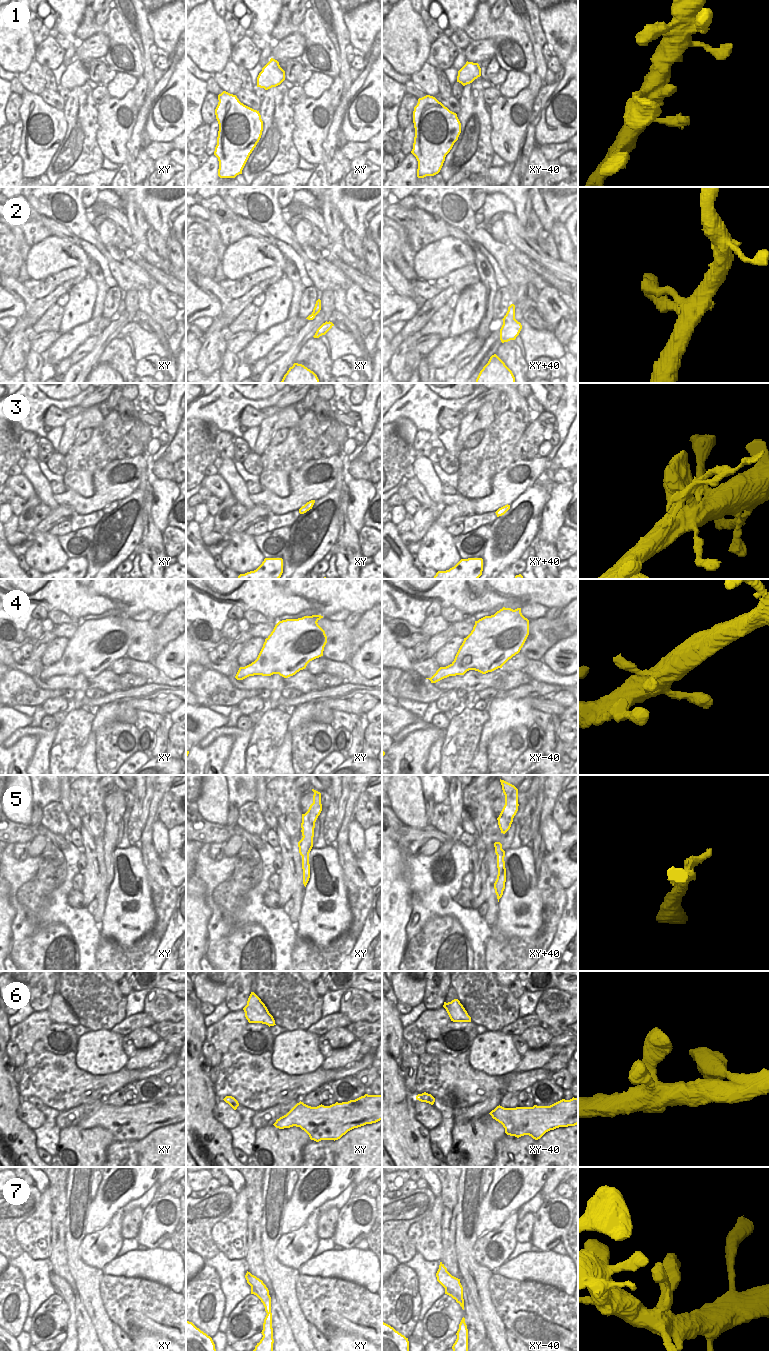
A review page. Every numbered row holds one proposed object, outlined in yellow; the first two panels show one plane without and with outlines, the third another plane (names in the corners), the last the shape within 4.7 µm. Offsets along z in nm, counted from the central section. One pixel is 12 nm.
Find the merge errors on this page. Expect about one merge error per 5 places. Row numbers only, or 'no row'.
3

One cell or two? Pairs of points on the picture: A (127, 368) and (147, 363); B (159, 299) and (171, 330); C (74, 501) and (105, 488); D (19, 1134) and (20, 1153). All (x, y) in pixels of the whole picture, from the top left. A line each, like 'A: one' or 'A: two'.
A: two
B: two
C: one
D: one

